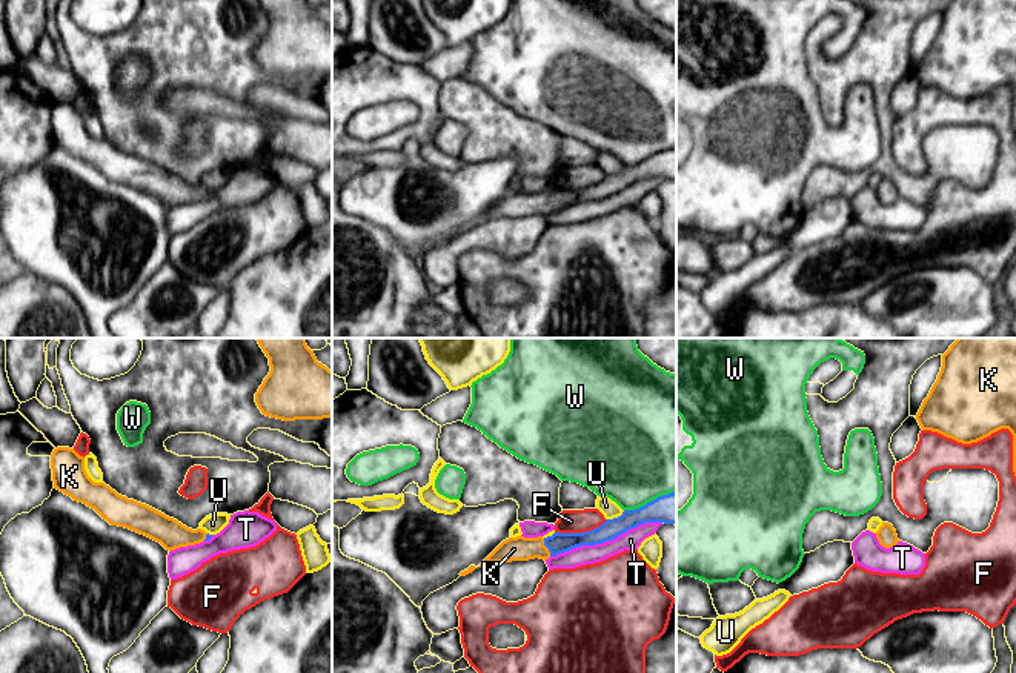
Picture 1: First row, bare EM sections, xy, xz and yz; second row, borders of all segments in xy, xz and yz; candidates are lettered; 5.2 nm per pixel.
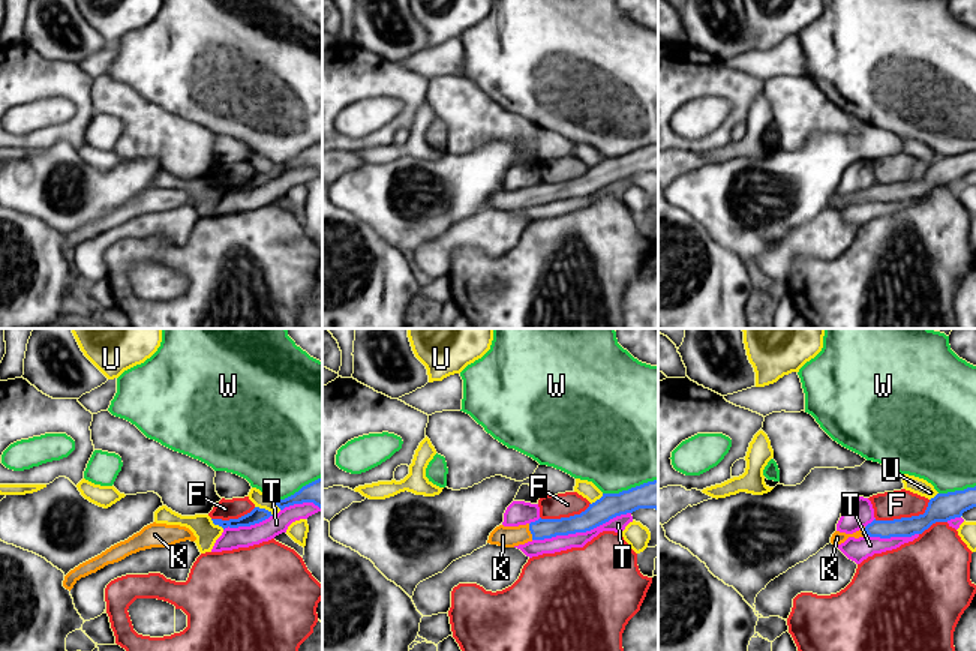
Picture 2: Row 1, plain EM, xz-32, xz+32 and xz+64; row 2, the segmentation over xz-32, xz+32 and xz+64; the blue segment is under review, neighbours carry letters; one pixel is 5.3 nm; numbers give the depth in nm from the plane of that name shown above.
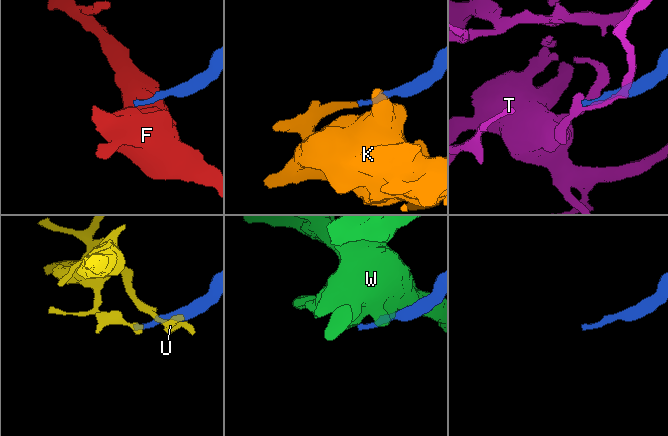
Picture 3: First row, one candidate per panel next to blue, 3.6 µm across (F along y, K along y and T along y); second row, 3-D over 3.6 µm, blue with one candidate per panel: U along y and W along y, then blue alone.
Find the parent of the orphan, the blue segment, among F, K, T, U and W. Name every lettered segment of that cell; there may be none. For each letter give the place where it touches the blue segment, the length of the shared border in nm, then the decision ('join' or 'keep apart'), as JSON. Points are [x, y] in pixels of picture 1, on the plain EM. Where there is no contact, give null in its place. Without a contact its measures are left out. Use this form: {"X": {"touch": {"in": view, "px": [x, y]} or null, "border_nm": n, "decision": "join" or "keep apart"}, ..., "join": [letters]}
{"F": {"touch": {"in": "xz", "px": [580, 189]}, "border_nm": 280, "decision": "keep apart"}, "K": {"touch": {"in": "xz", "px": [547, 203]}, "border_nm": 100, "decision": "join"}, "T": {"touch": {"in": "xz", "px": [606, 195]}, "border_nm": 600, "decision": "keep apart"}, "U": {"touch": {"in": "xz", "px": [615, 174]}, "border_nm": 120, "decision": "keep apart"}, "W": {"touch": {"in": "xz", "px": [650, 157]}, "border_nm": 300, "decision": "keep apart"}, "join": ["K"]}

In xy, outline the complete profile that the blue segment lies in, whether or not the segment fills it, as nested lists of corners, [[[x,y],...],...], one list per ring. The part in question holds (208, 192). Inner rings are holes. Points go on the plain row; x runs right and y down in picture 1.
[[[69,103],[54,104],[51,111],[51,124],[54,144],[71,152],[74,157],[83,158],[88,163],[94,164],[111,181],[125,183],[140,191],[144,191],[160,198],[169,207],[180,203],[195,201],[212,194],[212,191],[206,189],[201,184],[197,186],[188,184],[177,175],[169,174],[164,169],[146,160],[118,151],[105,138],[94,138],[85,126],[85,114],[80,112],[74,104]]]

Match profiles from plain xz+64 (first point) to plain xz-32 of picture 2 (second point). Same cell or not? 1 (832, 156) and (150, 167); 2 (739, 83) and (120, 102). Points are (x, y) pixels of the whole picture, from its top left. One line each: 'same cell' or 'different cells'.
1: same cell
2: different cells

